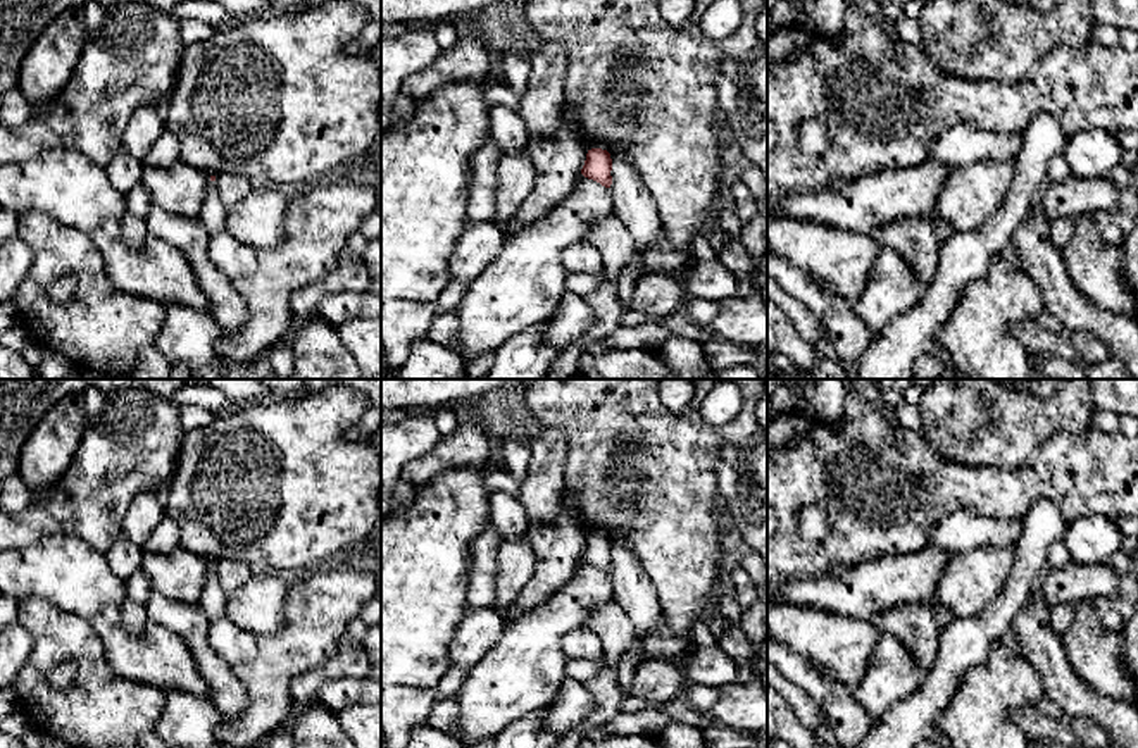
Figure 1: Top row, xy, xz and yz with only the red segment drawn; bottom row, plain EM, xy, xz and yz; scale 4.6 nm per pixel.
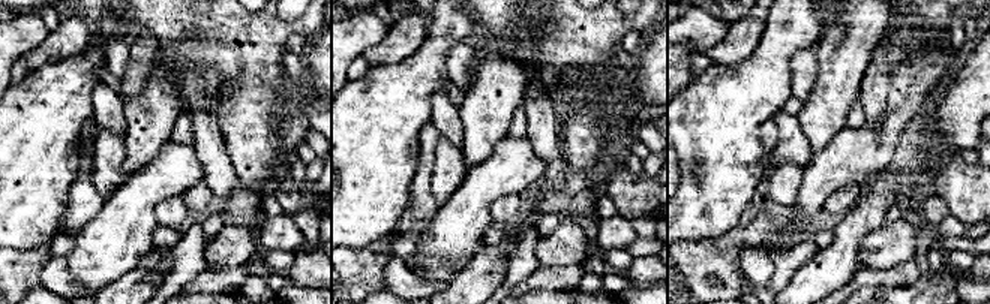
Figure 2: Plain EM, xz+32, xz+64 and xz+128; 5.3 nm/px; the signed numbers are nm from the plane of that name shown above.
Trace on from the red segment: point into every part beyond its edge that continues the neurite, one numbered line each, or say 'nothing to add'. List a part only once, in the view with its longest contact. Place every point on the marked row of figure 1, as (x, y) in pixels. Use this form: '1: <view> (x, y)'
1: xy (212, 214)

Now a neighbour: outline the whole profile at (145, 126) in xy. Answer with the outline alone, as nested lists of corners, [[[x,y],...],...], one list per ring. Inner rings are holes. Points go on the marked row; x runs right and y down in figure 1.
[[[143,103],[133,112],[122,133],[121,146],[133,159],[136,159],[138,162],[143,162],[145,155],[157,141],[157,138],[162,134],[162,131],[164,131],[162,109]]]

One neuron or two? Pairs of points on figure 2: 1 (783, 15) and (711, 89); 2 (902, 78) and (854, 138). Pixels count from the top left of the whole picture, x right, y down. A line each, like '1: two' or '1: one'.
1: one
2: one

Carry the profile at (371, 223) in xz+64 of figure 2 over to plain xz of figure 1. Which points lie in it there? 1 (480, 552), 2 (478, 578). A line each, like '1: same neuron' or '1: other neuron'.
1: other neuron
2: other neuron

